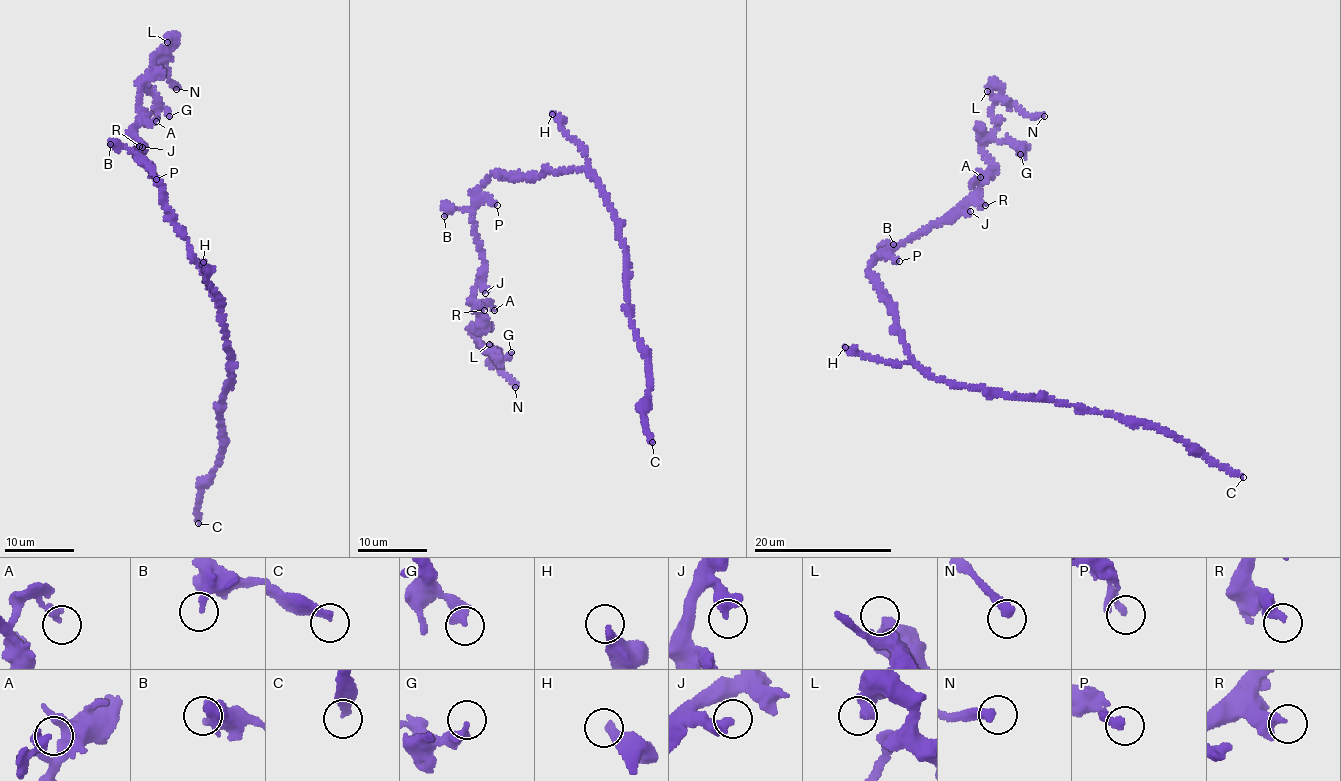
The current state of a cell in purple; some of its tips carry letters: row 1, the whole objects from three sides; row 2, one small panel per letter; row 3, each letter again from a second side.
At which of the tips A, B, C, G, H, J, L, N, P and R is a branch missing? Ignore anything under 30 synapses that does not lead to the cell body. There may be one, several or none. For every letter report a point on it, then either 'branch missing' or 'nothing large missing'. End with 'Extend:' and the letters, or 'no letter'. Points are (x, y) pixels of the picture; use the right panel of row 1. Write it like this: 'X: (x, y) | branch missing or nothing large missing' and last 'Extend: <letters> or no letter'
A: (980, 177) | nothing large missing
B: (893, 244) | nothing large missing
C: (1243, 477) | nothing large missing
G: (1020, 154) | nothing large missing
H: (845, 347) | branch missing
J: (970, 211) | nothing large missing
L: (987, 91) | nothing large missing
N: (1044, 116) | nothing large missing
P: (899, 261) | nothing large missing
R: (985, 205) | nothing large missing
Extend: H

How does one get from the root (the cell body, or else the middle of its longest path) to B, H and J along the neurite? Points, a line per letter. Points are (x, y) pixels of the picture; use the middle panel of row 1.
B: (555, 174), (549, 172), (530, 180), (491, 176), (480, 189), (478, 200), (470, 208), (452, 209), (444, 216)
H: (555, 174), (565, 168), (583, 168), (587, 164), (587, 156), (585, 149), (560, 125), (560, 118), (552, 114)
J: (555, 174), (549, 172), (530, 180), (497, 175), (480, 188), (473, 224), (483, 256), (485, 293)

